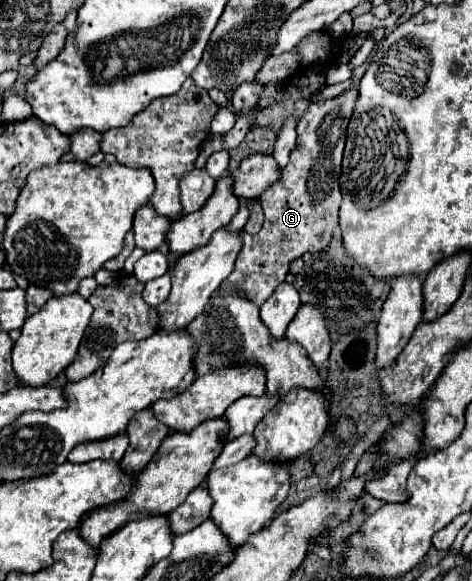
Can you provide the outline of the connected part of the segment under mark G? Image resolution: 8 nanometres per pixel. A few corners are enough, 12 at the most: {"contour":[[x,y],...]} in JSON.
{"contour":[[357,88],[309,104],[219,292],[261,306],[341,206]]}

